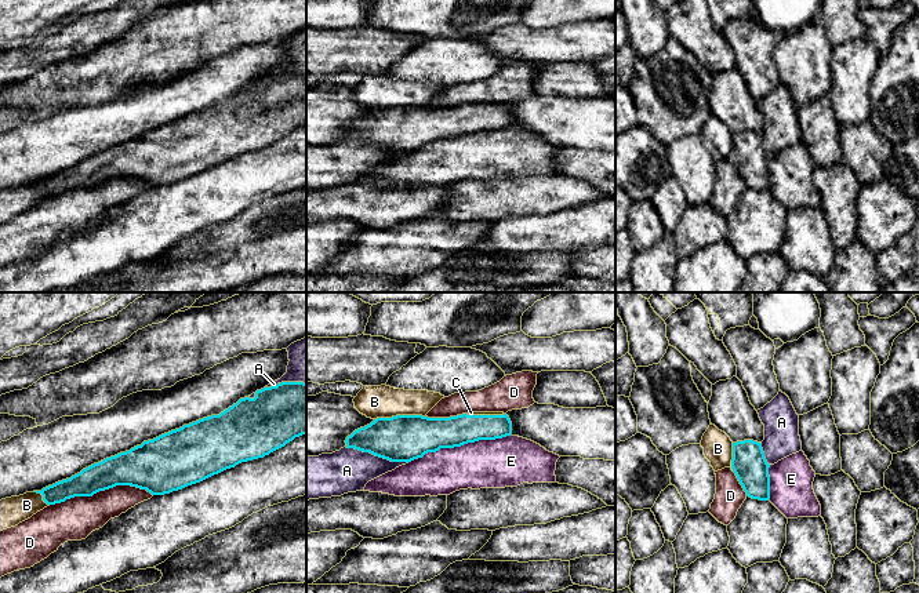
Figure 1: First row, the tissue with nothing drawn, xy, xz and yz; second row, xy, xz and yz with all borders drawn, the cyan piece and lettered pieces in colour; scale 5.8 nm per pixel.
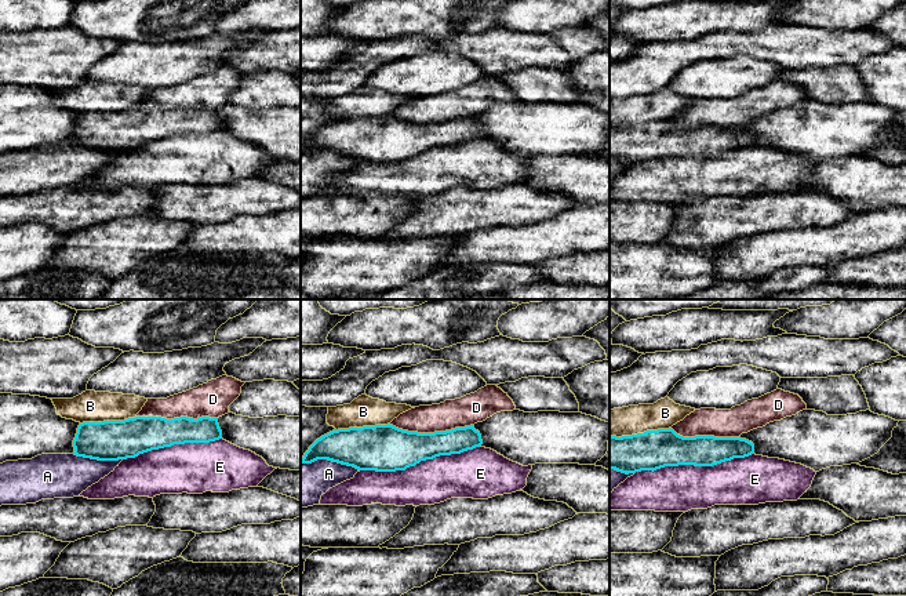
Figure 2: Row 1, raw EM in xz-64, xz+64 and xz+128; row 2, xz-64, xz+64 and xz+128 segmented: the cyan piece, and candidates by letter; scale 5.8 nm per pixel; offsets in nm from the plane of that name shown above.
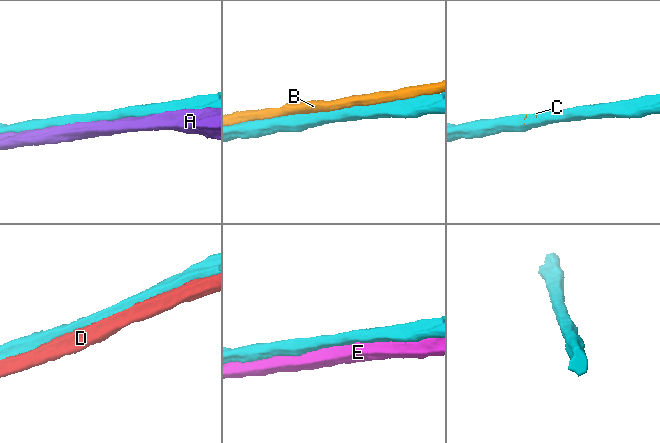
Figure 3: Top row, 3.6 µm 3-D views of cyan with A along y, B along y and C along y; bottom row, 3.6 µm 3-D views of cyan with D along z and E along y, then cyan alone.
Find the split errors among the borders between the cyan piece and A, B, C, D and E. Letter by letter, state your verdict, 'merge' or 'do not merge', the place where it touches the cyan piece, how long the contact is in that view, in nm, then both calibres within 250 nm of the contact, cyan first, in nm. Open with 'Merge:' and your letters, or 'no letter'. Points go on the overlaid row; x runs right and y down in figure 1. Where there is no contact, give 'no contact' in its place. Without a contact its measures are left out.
Merge: C
A: do not merge; meets cyan in xz at (377, 455); contact 380 nm long; 280 nm thick on the cyan side, 260 nm on the other
B: do not merge; meets cyan in xz at (399, 415); contact 300 nm long; 280 nm thick on the cyan side, 190 nm on the other
C: merge; meets cyan in xz at (485, 415); contact 240 nm long; 180 nm thick on the cyan side, 20 nm on the other
D: do not merge; meets cyan in xy at (101, 490); contact 600 nm long; 220 nm thick on the cyan side, 240 nm on the other
E: do not merge; meets cyan in xz at (458, 446); contact 600 nm long; 240 nm thick on the cyan side, 280 nm on the other

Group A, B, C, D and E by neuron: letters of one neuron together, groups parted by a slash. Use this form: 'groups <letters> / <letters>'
groups A / B / C / D / E

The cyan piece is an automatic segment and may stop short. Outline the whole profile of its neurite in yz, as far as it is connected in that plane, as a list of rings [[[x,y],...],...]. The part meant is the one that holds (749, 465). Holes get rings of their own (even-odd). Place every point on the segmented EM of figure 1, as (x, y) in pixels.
[[[753,440],[733,443],[731,469],[747,496],[759,501],[770,499],[770,476],[762,444]]]

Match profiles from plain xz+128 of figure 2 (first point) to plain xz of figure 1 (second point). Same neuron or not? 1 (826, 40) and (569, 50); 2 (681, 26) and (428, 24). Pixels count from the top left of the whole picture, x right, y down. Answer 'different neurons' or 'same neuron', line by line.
1: same neuron
2: same neuron

